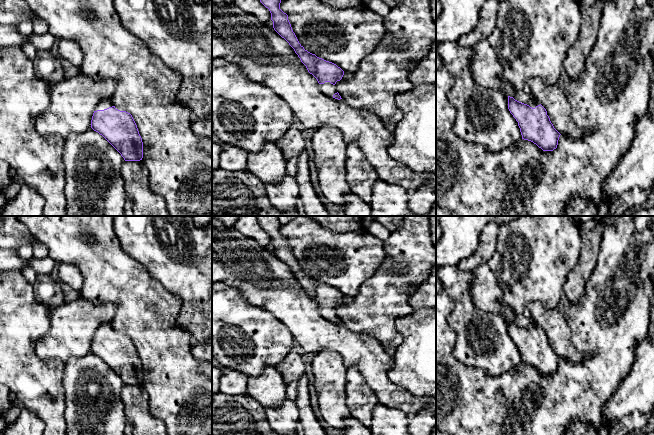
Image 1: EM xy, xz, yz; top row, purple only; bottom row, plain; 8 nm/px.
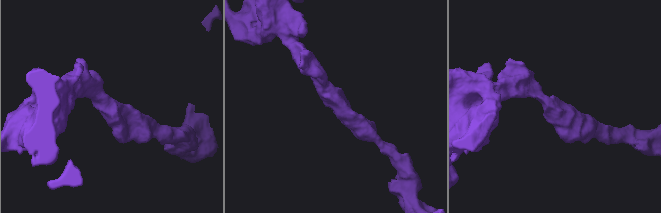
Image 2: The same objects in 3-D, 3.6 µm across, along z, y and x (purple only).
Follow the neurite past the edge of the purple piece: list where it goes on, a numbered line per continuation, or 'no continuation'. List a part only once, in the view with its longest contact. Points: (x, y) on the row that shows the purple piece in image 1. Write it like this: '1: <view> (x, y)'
1: xy (106, 103)

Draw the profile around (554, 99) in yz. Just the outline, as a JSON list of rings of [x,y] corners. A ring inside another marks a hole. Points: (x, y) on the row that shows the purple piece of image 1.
[[[538,77],[529,79],[527,83],[535,99],[546,109],[554,128],[564,136],[580,138],[583,131],[573,121],[566,92],[557,84],[545,83]]]

